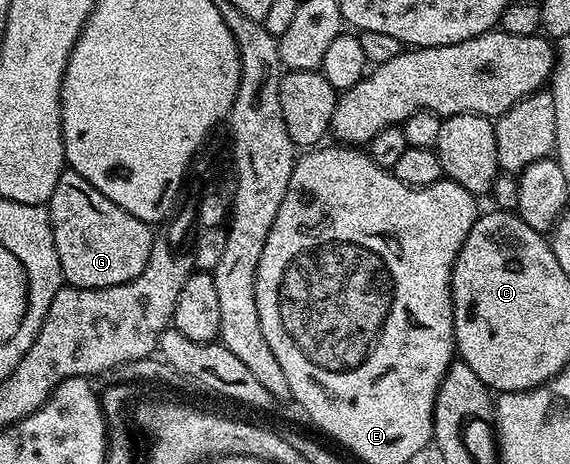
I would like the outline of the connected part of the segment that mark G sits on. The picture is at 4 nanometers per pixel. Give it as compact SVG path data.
M65 169L58 176L58 184L54 184L54 192L47 202L48 219L52 225L54 248L58 252L60 267L64 273L64 282L78 288L114 288L118 284L126 284L134 280L146 268L146 260L150 260L150 248L154 237L153 227L149 223L138 220L138 216L130 216L114 200L102 196L90 180L82 180L78 172Z

